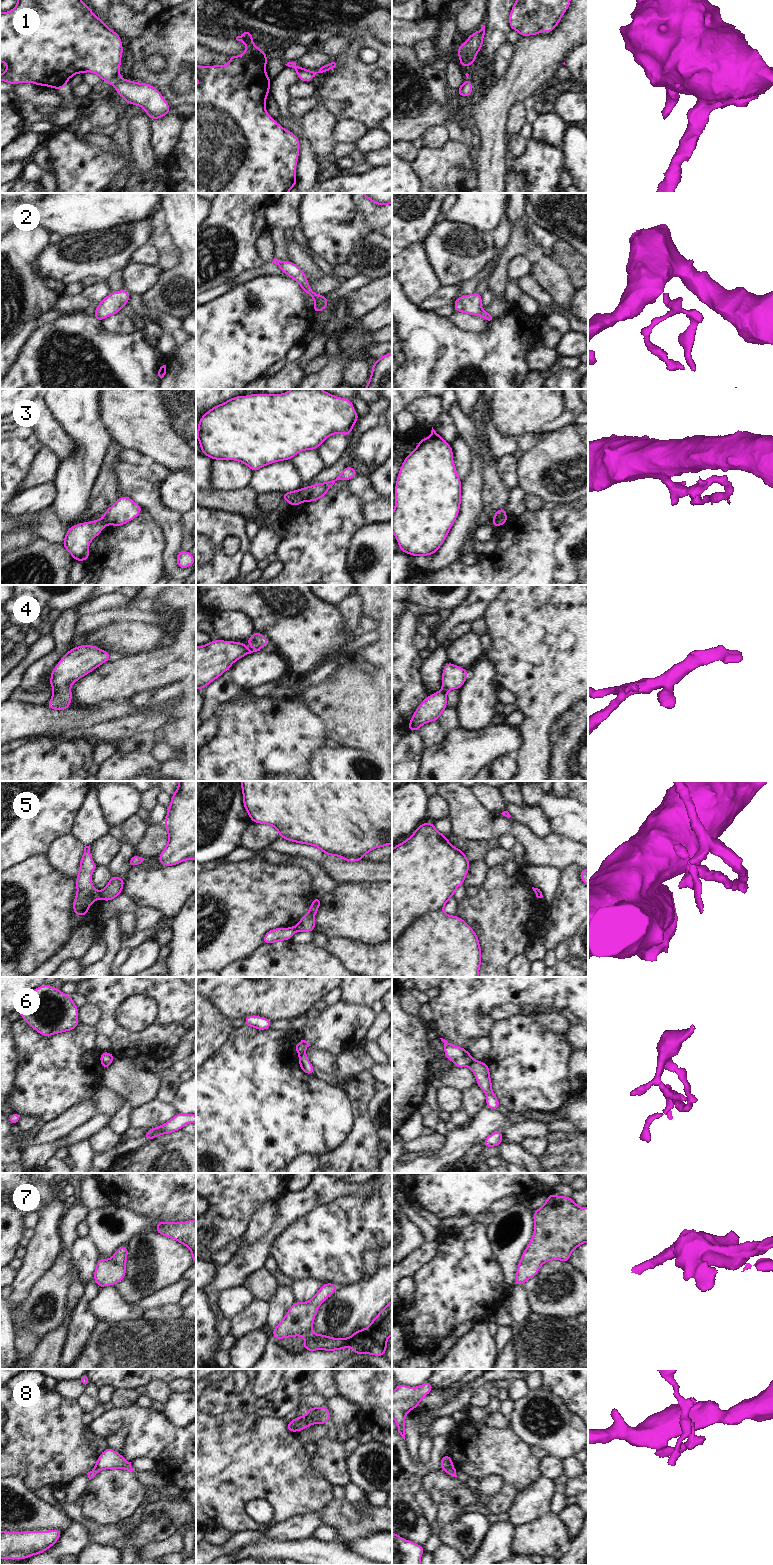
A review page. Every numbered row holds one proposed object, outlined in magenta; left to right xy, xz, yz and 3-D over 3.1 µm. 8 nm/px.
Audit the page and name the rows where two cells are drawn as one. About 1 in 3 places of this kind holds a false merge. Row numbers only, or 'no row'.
3, 5, 6, 8

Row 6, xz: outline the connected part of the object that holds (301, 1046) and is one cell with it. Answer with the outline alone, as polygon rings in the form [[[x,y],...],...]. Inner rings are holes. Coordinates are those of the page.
[[[301,1040],[296,1042],[295,1051],[299,1054],[305,1054],[306,1049],[311,1046],[307,1041]]]

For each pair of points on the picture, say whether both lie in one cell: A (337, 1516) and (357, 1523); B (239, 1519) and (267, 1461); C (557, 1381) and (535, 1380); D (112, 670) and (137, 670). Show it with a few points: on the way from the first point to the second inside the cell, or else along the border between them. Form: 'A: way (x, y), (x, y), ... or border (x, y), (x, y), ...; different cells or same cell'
A: way (342, 1516), (352, 1523); same cell
B: way (238, 1505), (238, 1495), (256, 1475); same cell
C: border (540, 1379), (541, 1388); different cells
D: way (118, 670), (131, 670); same cell

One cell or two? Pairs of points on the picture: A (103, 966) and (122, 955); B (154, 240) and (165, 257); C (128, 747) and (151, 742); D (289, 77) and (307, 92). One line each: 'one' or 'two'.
A: two
B: one
C: one
D: two

